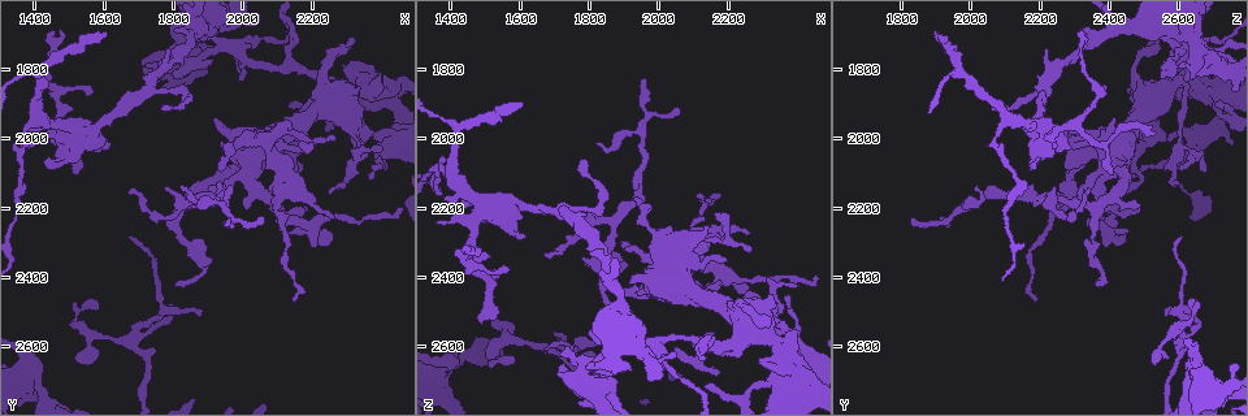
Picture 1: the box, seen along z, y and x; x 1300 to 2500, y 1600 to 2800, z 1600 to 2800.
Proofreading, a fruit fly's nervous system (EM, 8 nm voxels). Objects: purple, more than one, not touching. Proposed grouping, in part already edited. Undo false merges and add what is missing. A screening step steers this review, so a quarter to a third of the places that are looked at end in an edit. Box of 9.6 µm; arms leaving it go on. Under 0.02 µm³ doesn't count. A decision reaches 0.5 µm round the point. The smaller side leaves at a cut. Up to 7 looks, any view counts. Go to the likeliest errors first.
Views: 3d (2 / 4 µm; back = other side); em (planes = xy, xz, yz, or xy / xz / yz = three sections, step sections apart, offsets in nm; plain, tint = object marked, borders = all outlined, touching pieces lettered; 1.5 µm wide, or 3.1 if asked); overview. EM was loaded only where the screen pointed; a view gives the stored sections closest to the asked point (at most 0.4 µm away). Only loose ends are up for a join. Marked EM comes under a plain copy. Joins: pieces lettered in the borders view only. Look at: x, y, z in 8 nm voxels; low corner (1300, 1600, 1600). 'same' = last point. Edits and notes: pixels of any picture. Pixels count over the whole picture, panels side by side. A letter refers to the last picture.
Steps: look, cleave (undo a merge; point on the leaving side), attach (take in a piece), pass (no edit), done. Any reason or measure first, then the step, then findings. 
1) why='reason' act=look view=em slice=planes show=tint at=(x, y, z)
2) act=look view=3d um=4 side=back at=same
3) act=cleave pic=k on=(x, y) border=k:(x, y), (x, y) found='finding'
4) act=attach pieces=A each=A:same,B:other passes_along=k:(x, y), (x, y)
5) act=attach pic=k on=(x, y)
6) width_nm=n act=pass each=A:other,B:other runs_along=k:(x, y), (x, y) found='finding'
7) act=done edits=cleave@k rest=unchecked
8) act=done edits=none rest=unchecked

why='free end' act=look view=em slice=planes show=borders at=(2400, 2020, 2430)

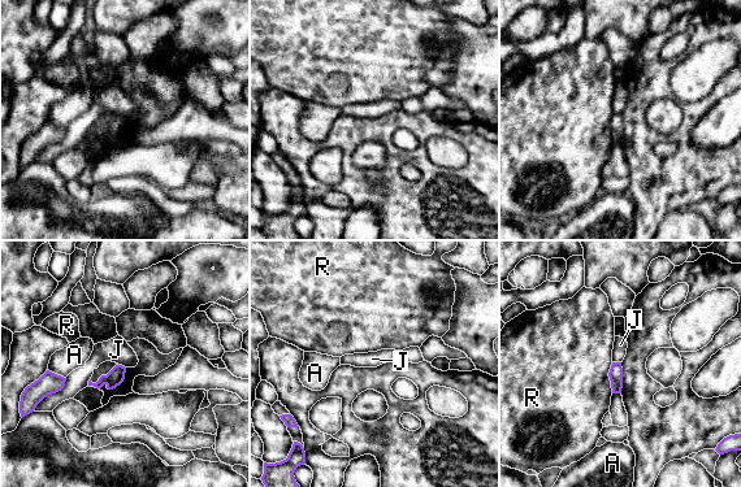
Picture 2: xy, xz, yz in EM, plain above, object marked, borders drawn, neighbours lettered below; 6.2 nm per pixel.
act=pass each=A:other,J:other,R:other border=2:(66, 378), (60, 390), (42, 400) found='no lettered piece goes on from it'

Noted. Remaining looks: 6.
why='tapers out' act=look view=em slice=xz step=4 show=borders at=(1960, 2240, 1840)

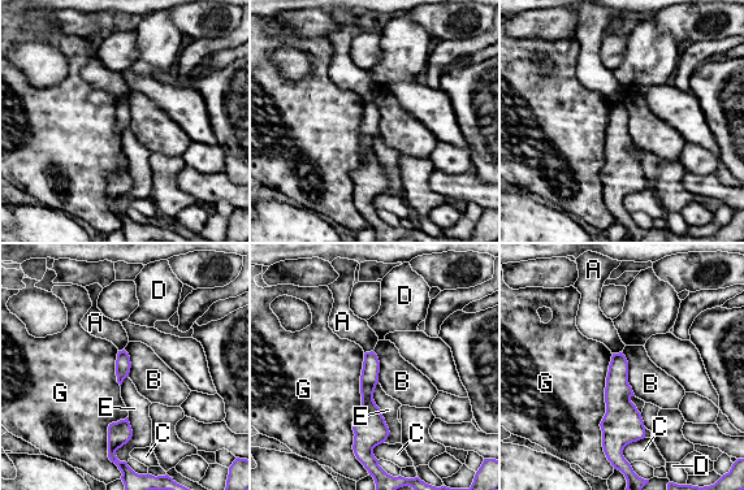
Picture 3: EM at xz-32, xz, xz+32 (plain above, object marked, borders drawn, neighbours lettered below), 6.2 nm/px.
why='another direction' act=look view=em slice=planes show=borders at=same

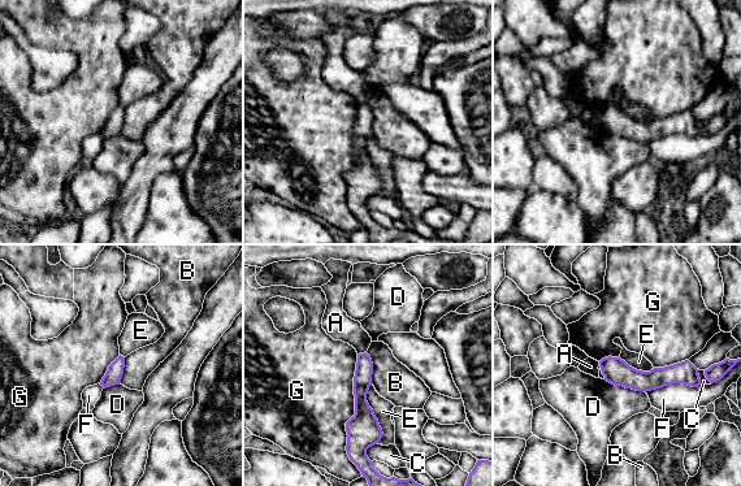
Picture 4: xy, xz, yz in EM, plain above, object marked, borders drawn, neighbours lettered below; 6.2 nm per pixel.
width_nm=100 longest_contact=G:650nm act=pass each=A:other,B:other,C:other,D:other,E:other,F:other,G:other found='no lettered piece goes on from it'

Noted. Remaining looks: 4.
why='calibre changes' act=look view=em slice=planes show=borders at=(2050, 1710, 2690)

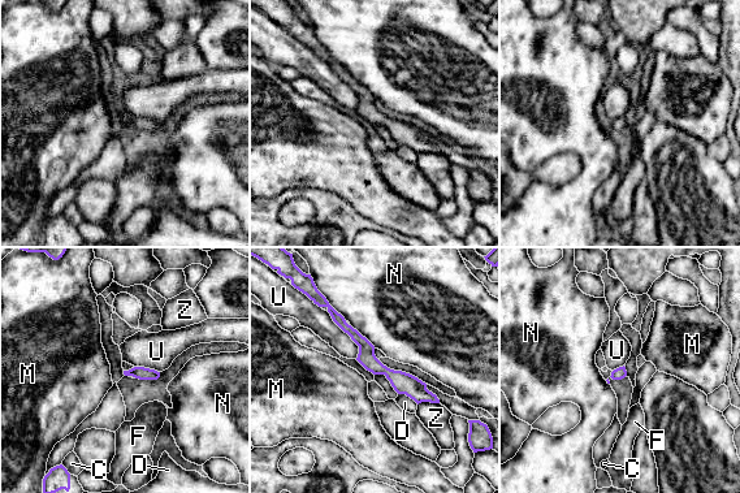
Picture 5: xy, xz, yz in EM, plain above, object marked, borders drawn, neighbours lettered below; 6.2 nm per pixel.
act=pass each=C:other,D:other,F:other,M:other,N:other,U:other,Z:other runs_along=5:(334, 315), (379, 368), (433, 399) found='one neuron here'

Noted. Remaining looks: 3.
act=done edits=none rest=unchecked

